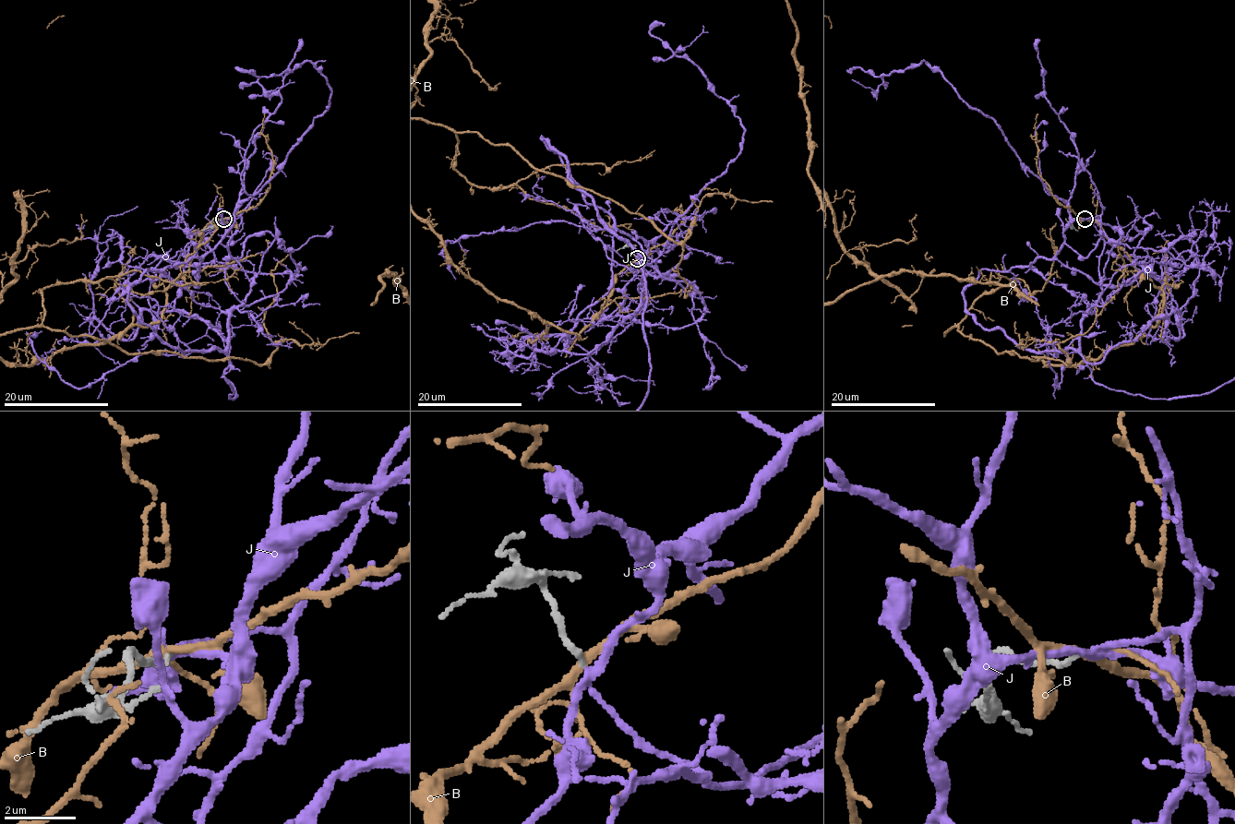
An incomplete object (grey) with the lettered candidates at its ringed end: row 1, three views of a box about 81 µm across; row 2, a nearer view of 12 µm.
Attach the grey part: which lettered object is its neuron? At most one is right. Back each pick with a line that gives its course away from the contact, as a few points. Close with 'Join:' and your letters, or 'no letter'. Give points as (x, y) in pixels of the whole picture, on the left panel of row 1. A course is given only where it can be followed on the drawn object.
J: it runs (223, 220), (240, 218), (229, 254), (249, 289), (229, 323), (230, 399), (80, 208), (10, 192)
Join: J

